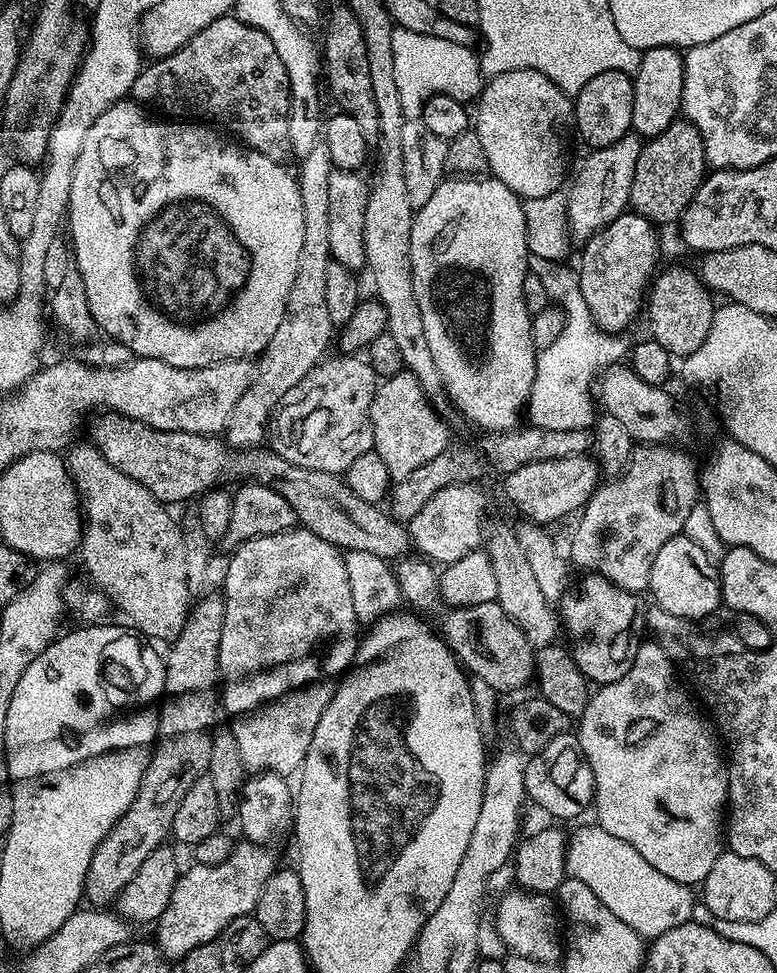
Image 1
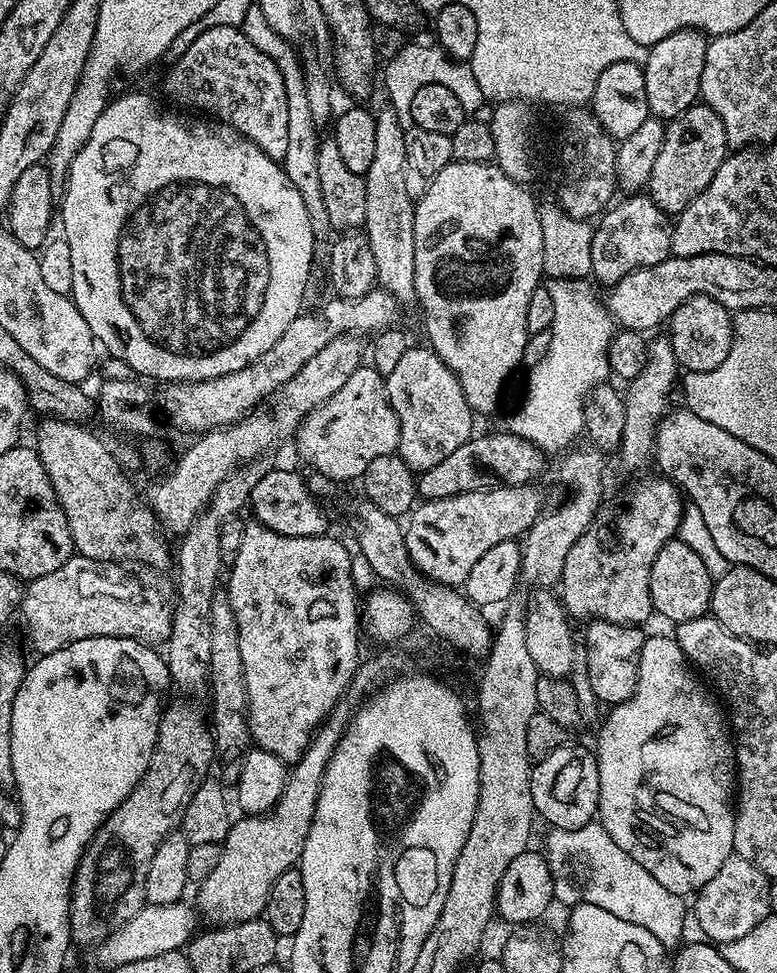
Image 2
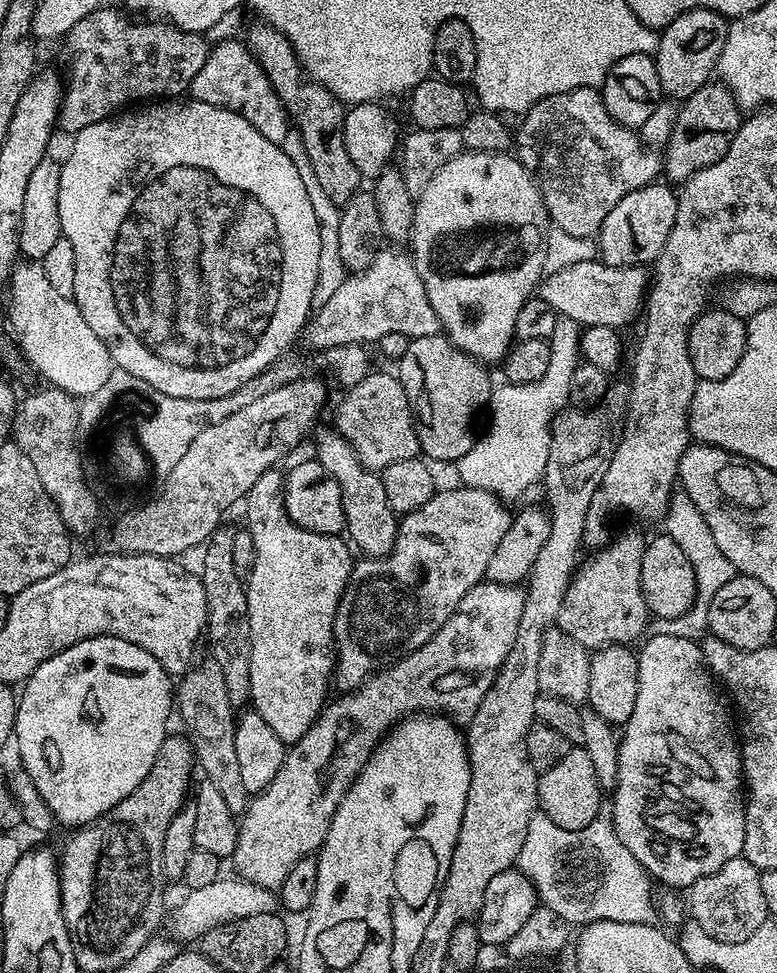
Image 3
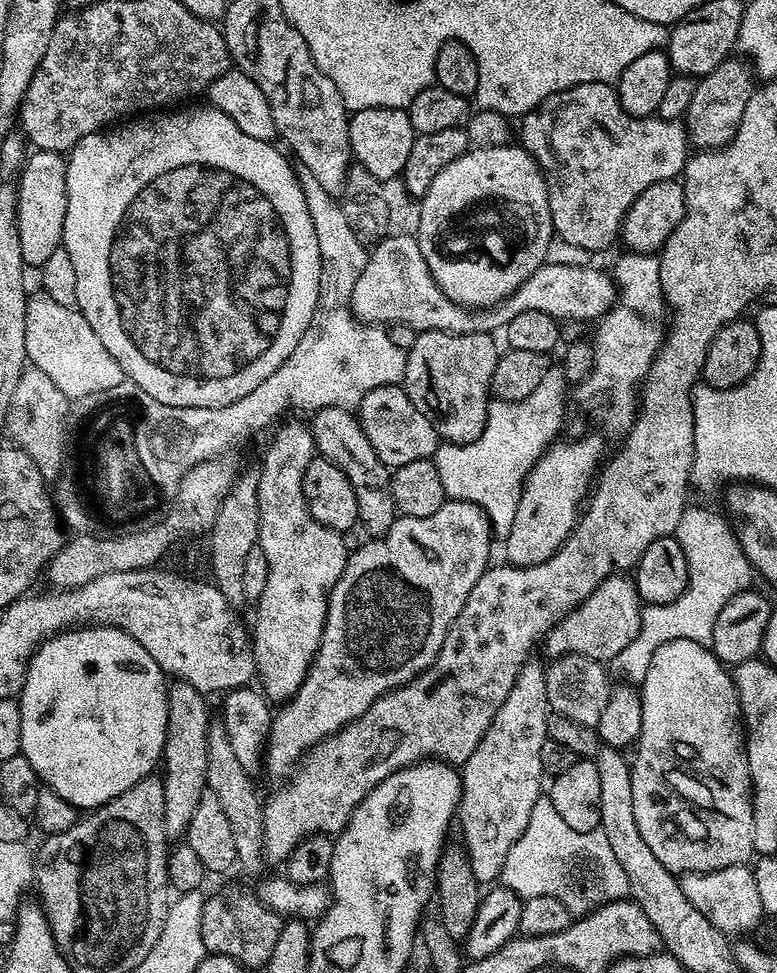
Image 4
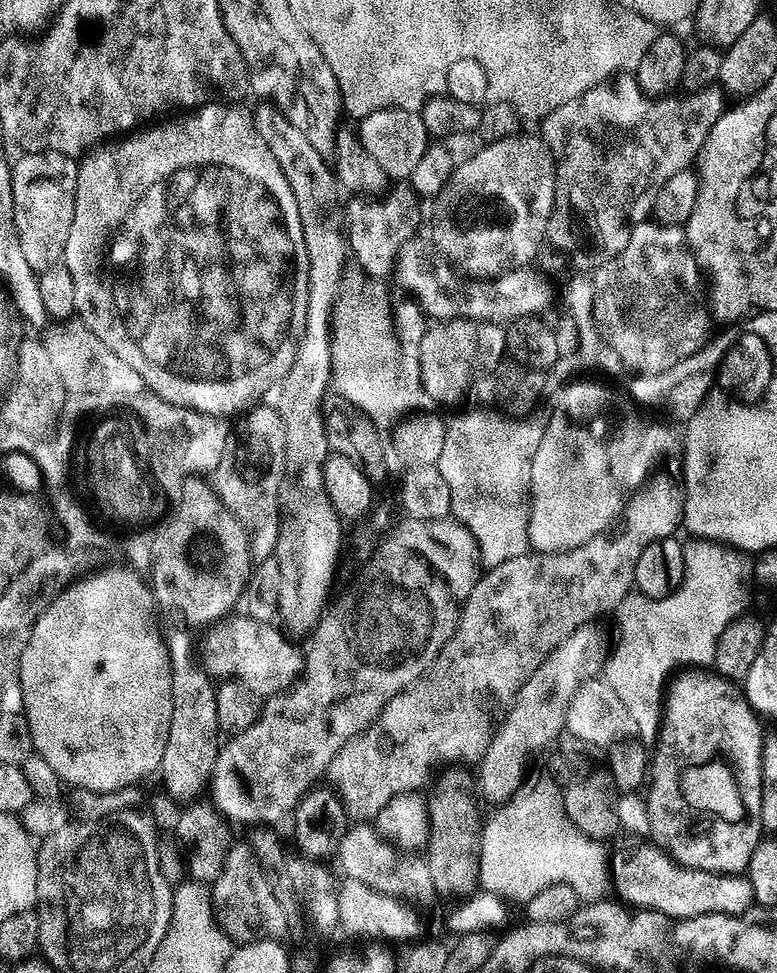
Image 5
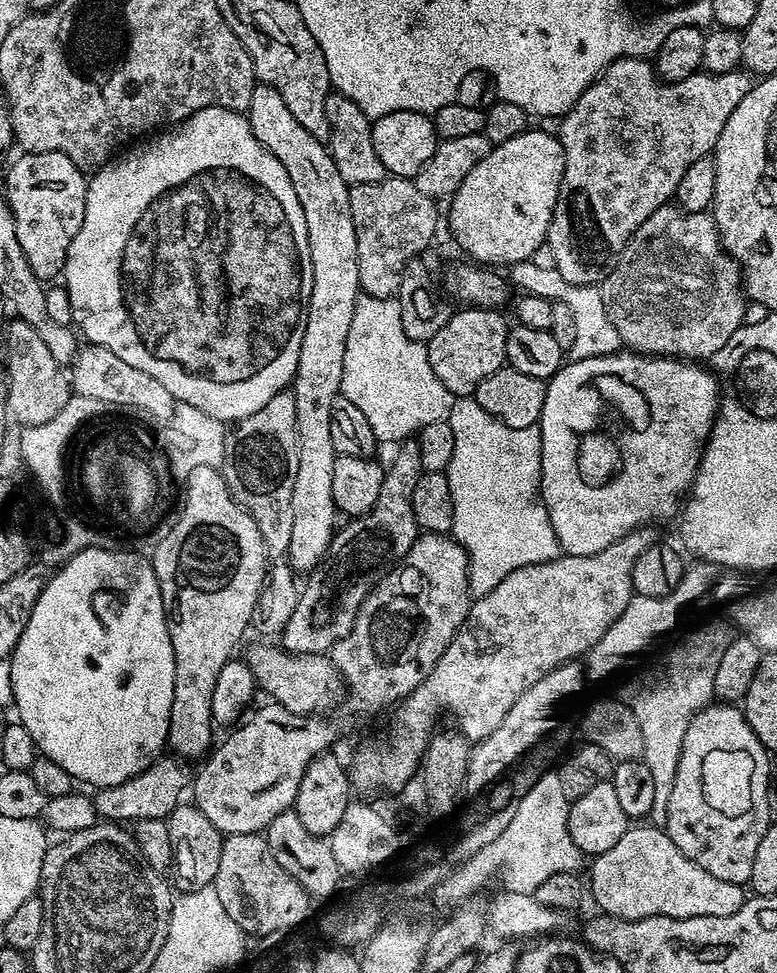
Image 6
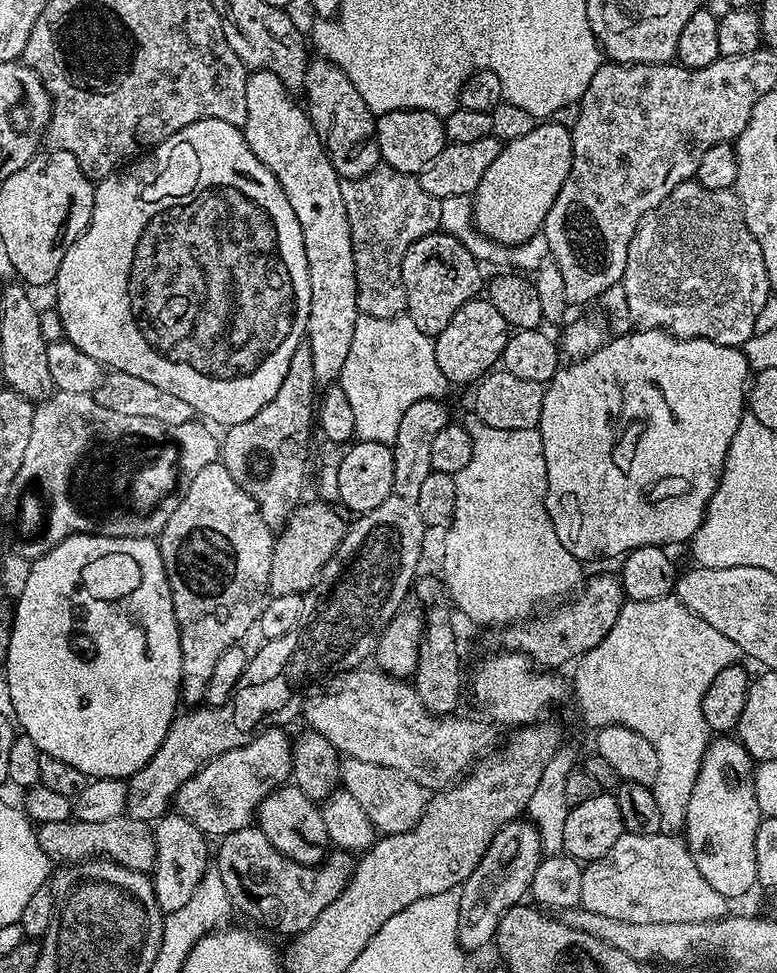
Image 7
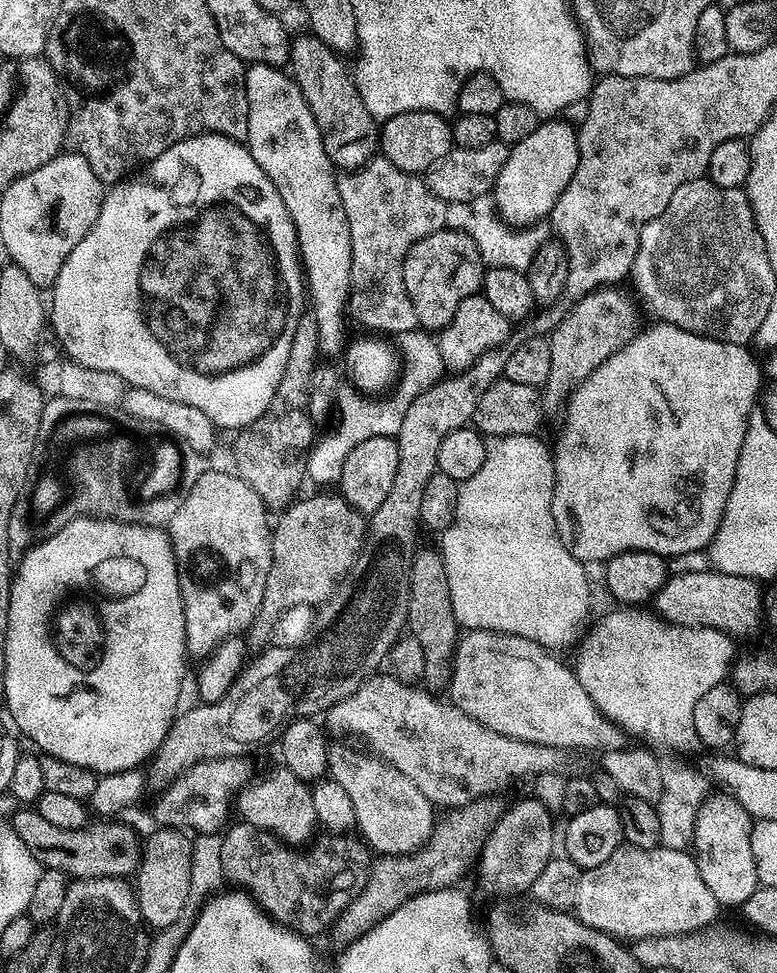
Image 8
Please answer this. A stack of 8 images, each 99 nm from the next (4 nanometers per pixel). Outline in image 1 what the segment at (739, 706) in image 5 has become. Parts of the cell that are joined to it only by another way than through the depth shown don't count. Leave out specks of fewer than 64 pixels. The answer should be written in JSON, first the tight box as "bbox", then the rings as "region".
{"bbox":[578,642,728,886],"region":[[[655,642],[641,643],[638,654],[634,658],[634,666],[630,666],[627,674],[618,682],[597,687],[591,693],[586,710],[578,717],[578,724],[580,724],[578,739],[584,751],[584,757],[590,762],[590,770],[594,774],[594,782],[596,783],[594,813],[596,812],[598,818],[597,825],[606,830],[608,834],[613,834],[614,838],[621,838],[622,841],[634,846],[634,850],[637,850],[638,854],[642,855],[646,862],[650,862],[650,866],[654,866],[659,873],[666,874],[672,881],[696,886],[703,883],[706,874],[710,872],[722,851],[722,821],[726,816],[728,802],[728,766],[725,753],[722,751],[721,741],[718,739],[709,717],[701,711],[695,699],[692,701],[688,697],[687,690],[676,681],[675,671],[677,672],[677,669],[671,658],[664,653],[660,644]]]}

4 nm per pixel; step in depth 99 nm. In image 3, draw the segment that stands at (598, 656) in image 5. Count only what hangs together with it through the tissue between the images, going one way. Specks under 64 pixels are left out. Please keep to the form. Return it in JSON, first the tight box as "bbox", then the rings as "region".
{"bbox":[556,532,650,650],"region":[[[632,532],[629,536],[620,536],[615,540],[616,537],[579,565],[562,598],[562,610],[558,610],[556,624],[563,632],[570,634],[574,642],[589,650],[607,648],[613,644],[631,645],[631,640],[639,641],[645,635],[644,627],[650,621],[642,594],[645,537]]]}

